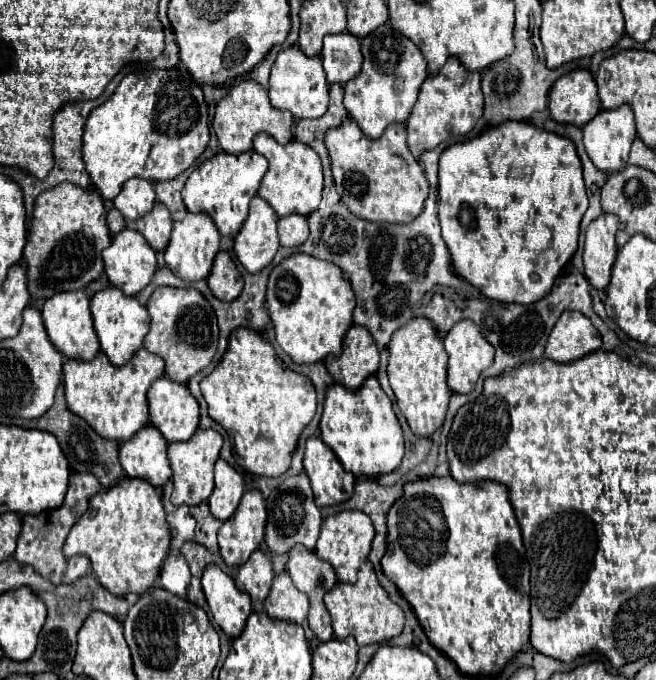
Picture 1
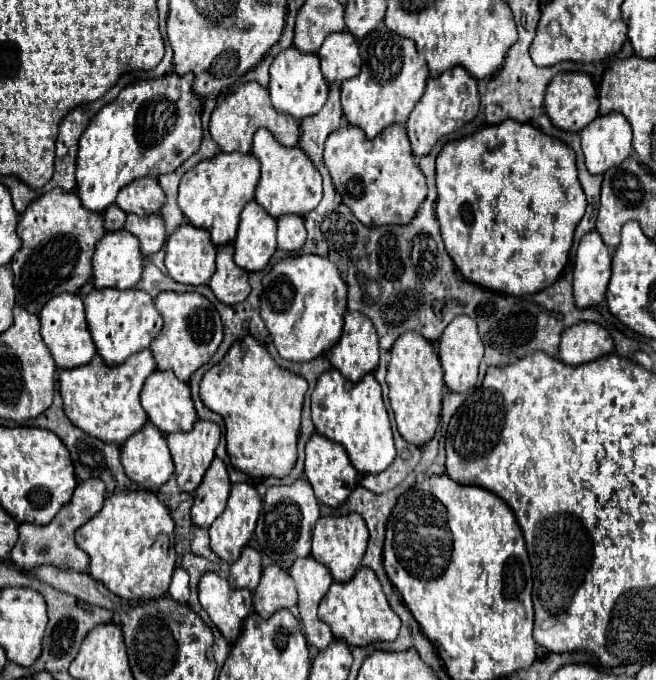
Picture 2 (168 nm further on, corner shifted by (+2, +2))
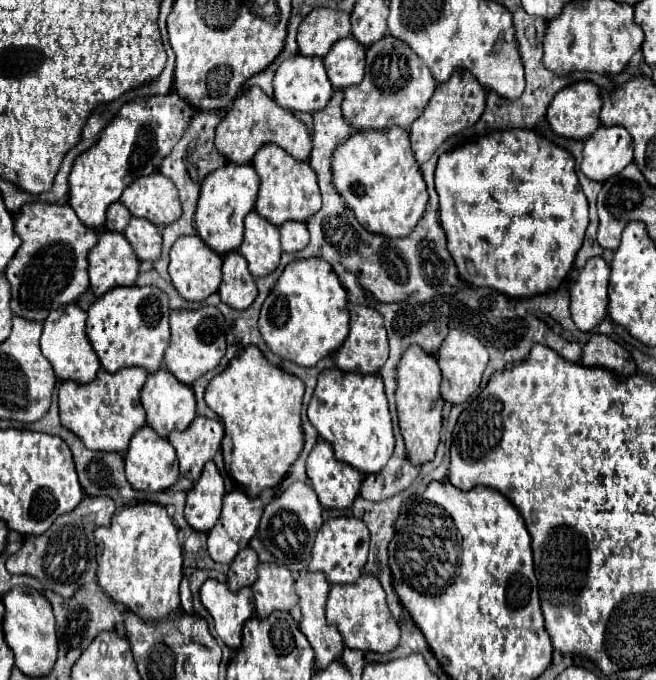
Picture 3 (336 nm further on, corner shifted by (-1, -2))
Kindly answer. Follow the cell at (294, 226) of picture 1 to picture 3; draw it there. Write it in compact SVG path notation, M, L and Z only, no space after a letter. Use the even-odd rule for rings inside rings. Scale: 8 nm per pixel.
M287 221L279 227L281 231L281 247L285 253L297 253L309 243L309 231L305 223Z

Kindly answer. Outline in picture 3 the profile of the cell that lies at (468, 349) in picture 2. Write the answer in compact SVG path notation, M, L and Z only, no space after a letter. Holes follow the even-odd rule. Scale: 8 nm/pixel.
M453 329L443 339L443 343L437 351L437 361L439 361L439 367L443 371L441 397L443 397L443 401L449 401L455 405L455 403L467 401L467 397L479 389L481 375L483 375L487 361L489 361L489 353L487 353L487 347L479 339L475 339L471 333L461 331L461 329Z

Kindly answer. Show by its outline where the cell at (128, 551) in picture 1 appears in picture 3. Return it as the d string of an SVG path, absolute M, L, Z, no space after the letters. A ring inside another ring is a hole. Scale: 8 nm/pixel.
M137 503L115 513L109 527L99 527L95 531L97 539L97 581L101 589L115 601L125 605L129 611L139 615L143 621L161 621L169 613L179 609L179 583L183 577L183 547L177 537L177 527L167 515L163 505L157 503Z

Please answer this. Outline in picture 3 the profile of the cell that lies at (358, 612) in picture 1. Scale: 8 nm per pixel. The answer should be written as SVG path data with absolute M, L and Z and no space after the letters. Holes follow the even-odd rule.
M363 573L353 585L333 585L327 601L327 621L337 625L343 635L343 641L351 649L389 653L399 643L399 625L391 617L389 607L385 603L385 591L375 575Z

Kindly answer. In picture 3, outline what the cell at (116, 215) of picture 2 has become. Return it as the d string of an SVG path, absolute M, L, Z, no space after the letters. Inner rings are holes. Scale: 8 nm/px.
M113 203L107 211L107 221L105 221L105 229L109 231L123 231L127 227L131 219L131 213L127 211L127 207L123 203Z

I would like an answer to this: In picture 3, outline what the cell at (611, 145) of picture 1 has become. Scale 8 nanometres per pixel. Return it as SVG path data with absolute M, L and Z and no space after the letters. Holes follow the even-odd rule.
M599 127L583 147L581 171L593 181L607 181L633 163L631 135L625 127Z

